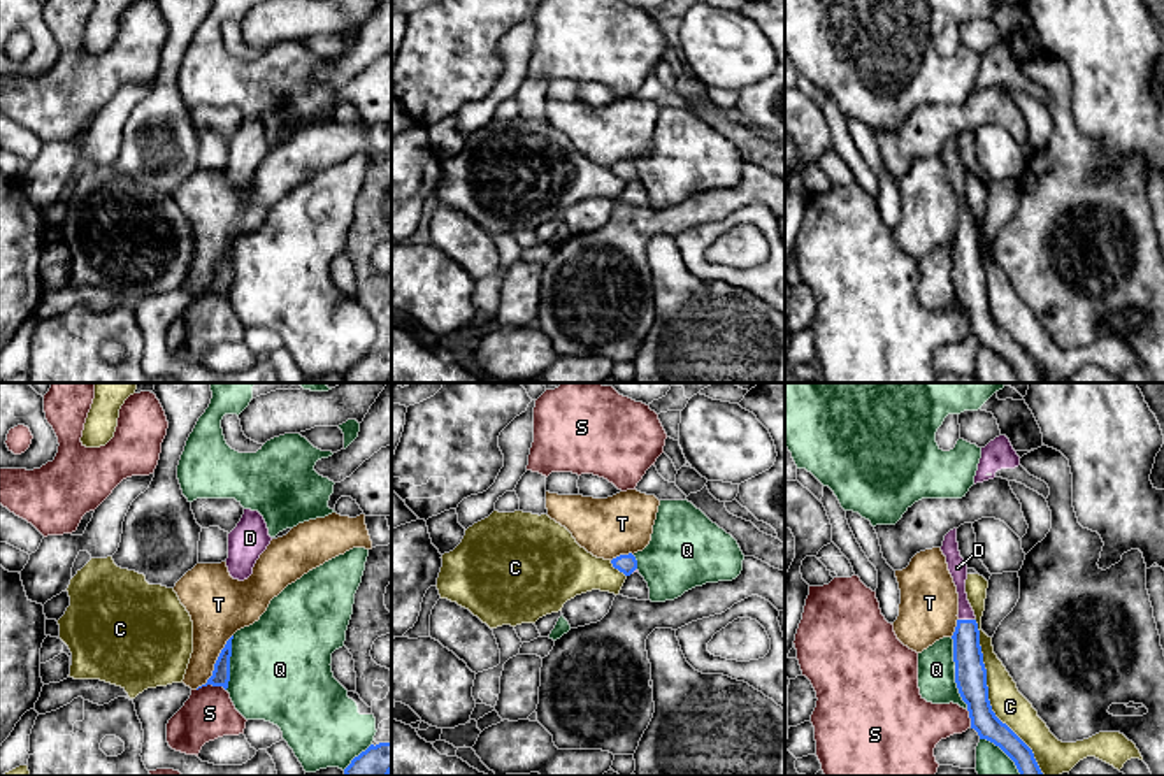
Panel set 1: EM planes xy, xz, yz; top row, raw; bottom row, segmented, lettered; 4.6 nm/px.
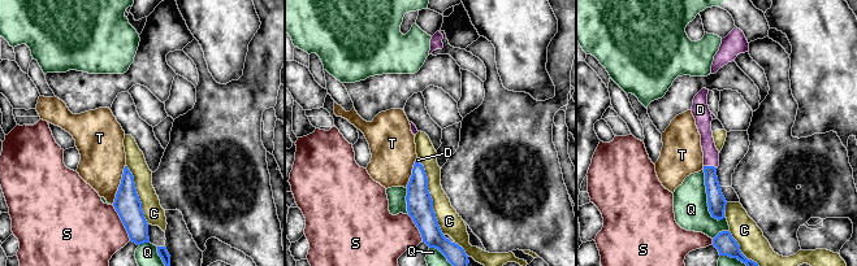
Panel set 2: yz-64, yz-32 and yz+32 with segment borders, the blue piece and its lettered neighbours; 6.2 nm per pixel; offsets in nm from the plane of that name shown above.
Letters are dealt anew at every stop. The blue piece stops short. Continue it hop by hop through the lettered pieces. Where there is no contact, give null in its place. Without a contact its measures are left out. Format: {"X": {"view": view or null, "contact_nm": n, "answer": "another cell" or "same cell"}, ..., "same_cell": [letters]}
{"C": {"view": "yz", "contact_nm": 800, "answer": "another cell"}, "D": {"view": "yz", "contact_nm": 70, "answer": "same cell"}, "Q": {"view": "yz", "contact_nm": 340, "answer": "another cell"}, "S": {"view": "xy", "contact_nm": 140, "answer": "another cell"}, "T": {"view": "xy", "contact_nm": 300, "answer": "another cell"}, "same_cell": ["D"]}

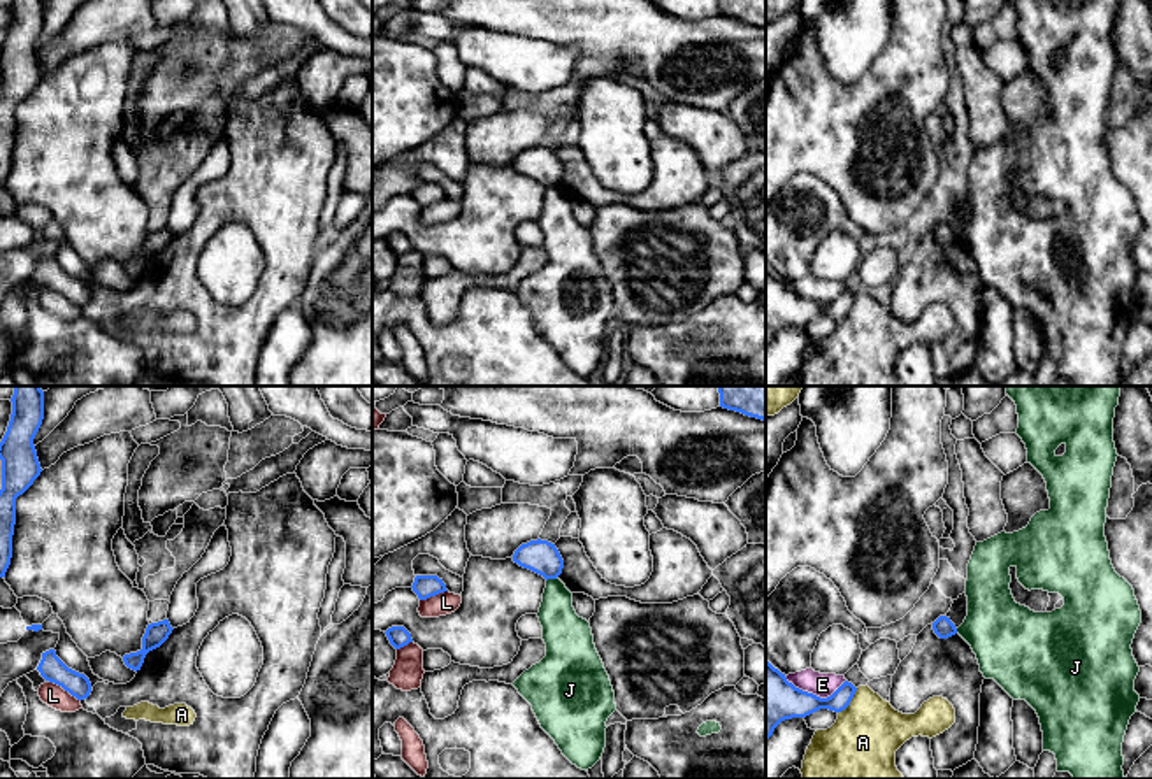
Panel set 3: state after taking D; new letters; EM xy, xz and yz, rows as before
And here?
{"A": {"view": "yz", "contact_nm": 150, "answer": "another cell"}, "E": {"view": "yz", "contact_nm": 280, "answer": "another cell"}, "J": {"view": "xz", "contact_nm": 60, "answer": "another cell"}, "L": {"view": "xy", "contact_nm": 180, "answer": "another cell"}, "same_cell": []}

